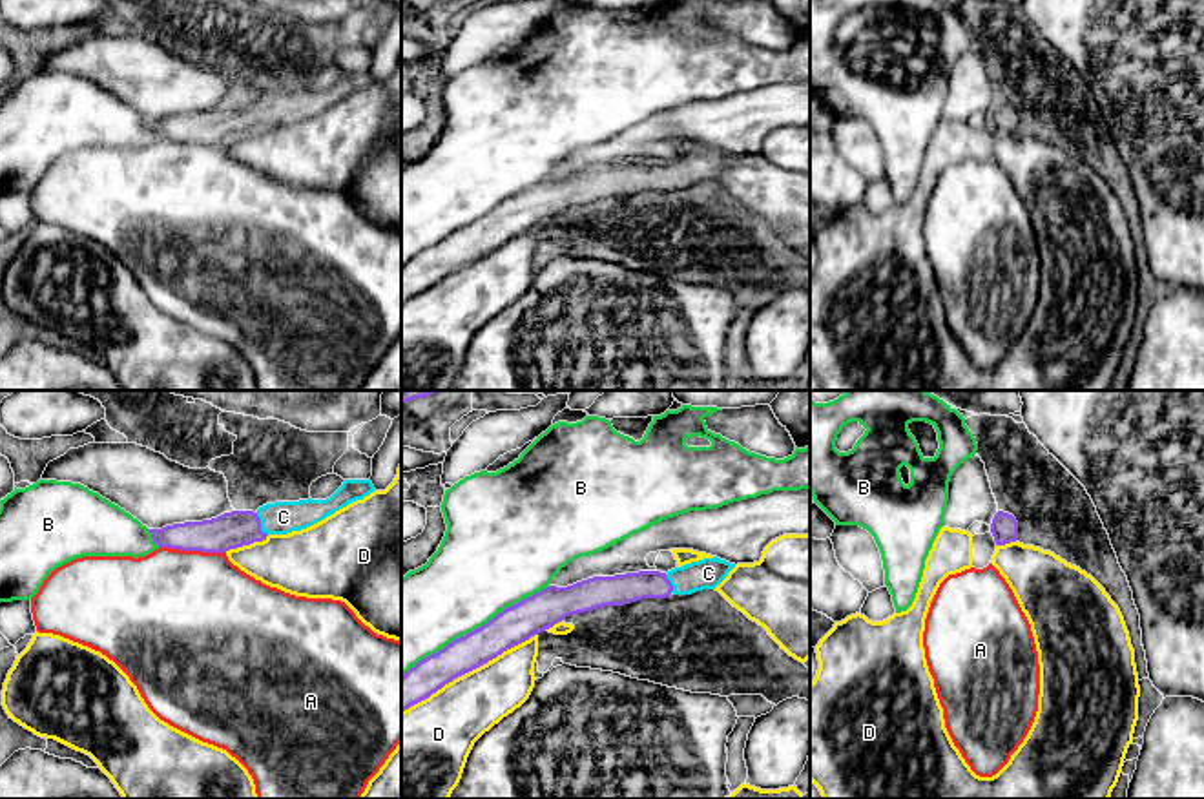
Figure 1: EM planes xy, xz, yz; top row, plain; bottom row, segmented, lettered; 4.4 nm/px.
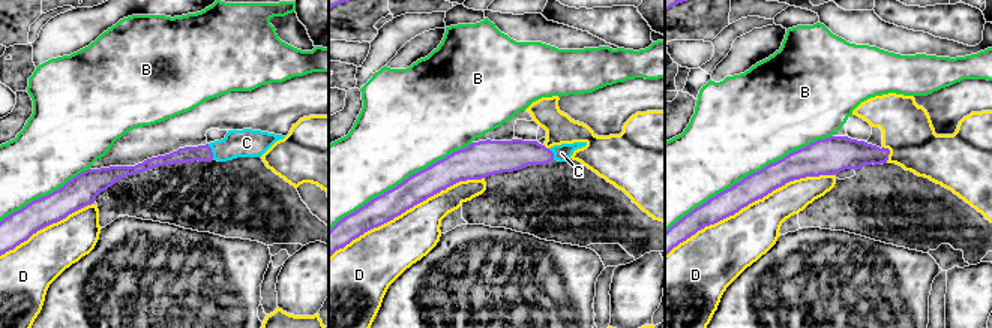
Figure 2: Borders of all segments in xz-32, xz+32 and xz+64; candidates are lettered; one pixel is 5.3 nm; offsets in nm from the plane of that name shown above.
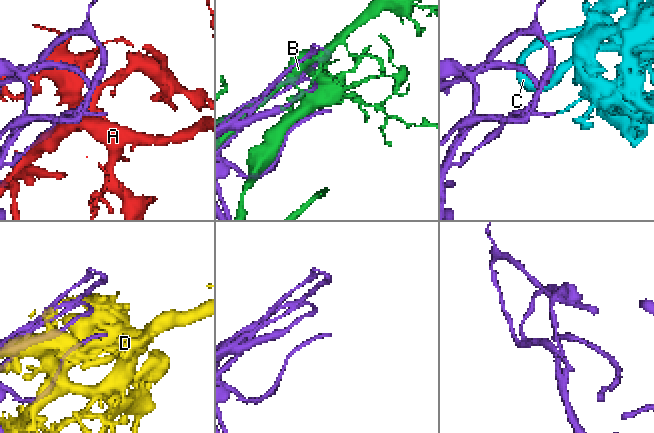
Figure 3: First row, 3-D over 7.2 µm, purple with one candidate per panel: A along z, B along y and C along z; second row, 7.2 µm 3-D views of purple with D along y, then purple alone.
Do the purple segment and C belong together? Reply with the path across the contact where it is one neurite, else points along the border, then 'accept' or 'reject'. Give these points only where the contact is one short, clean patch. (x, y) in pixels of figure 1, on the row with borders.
across xy (234, 529), (259, 524), (283, 517) | accept

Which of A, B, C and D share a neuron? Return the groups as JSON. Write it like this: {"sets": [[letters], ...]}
{"sets": [["A"], ["B"], ["C"], ["D"]]}

